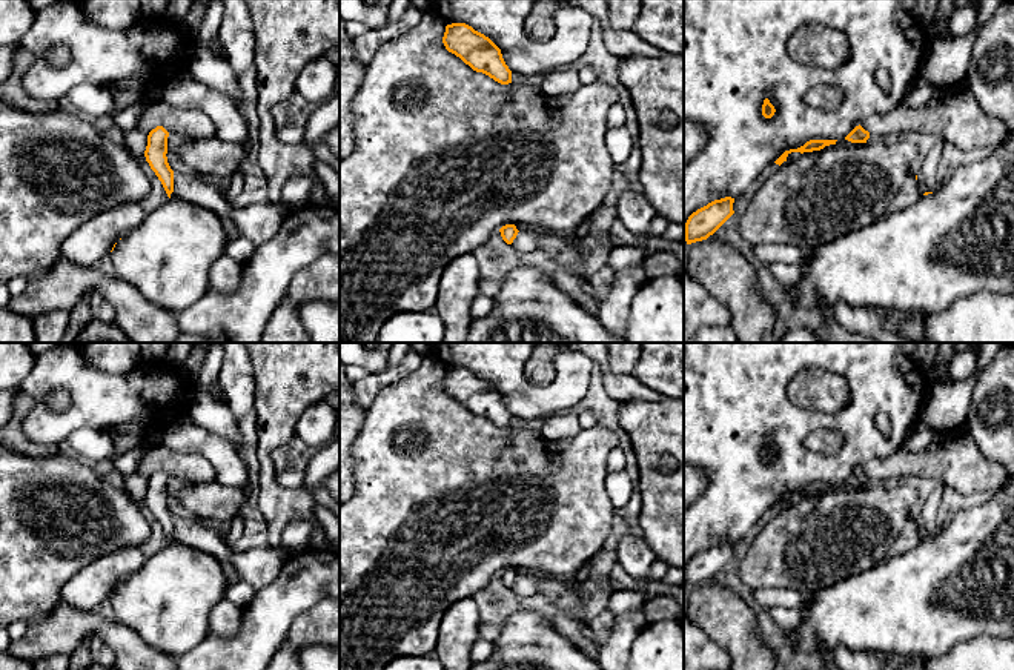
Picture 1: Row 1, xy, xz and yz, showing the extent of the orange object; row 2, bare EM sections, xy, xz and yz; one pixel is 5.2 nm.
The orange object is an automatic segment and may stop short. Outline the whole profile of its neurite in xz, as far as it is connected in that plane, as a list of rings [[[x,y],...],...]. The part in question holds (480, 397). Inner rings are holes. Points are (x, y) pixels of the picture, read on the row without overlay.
[[[447,369],[442,387],[449,396],[459,401],[473,415],[482,416],[501,429],[512,427],[512,415],[505,409],[501,393],[472,370]]]

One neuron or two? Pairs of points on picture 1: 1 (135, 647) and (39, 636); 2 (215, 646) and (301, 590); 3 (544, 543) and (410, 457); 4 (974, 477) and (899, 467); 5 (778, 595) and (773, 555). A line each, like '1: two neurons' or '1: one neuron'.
1: one neuron
2: one neuron
3: one neuron
4: one neuron
5: two neurons

